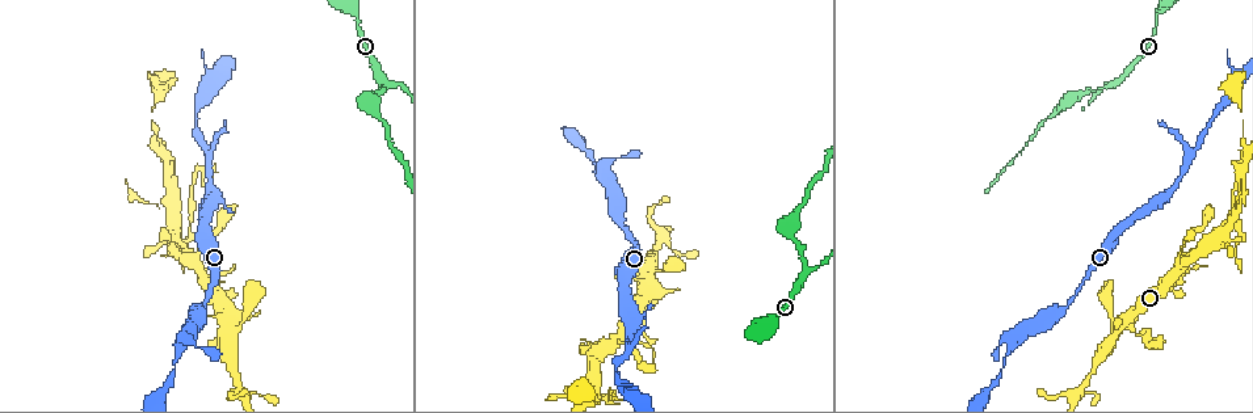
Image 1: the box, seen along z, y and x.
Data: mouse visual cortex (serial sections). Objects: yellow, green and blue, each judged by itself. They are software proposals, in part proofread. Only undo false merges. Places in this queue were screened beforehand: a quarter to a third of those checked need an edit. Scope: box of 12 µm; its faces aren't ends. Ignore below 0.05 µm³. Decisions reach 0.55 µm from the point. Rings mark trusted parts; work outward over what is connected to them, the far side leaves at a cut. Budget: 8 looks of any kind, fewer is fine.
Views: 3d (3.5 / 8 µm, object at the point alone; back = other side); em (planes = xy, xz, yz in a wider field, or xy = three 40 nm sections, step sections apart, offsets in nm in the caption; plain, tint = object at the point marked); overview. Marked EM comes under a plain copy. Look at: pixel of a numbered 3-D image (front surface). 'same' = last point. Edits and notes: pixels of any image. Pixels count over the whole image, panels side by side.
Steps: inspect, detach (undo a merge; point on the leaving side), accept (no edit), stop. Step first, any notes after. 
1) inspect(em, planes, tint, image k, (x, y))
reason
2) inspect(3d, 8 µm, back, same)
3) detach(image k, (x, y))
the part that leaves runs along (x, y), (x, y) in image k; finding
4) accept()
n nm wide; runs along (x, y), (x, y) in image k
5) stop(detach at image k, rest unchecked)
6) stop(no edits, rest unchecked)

inspect(3d, 3.5 µm, image 1, (229, 333))
thin arm on a thick one

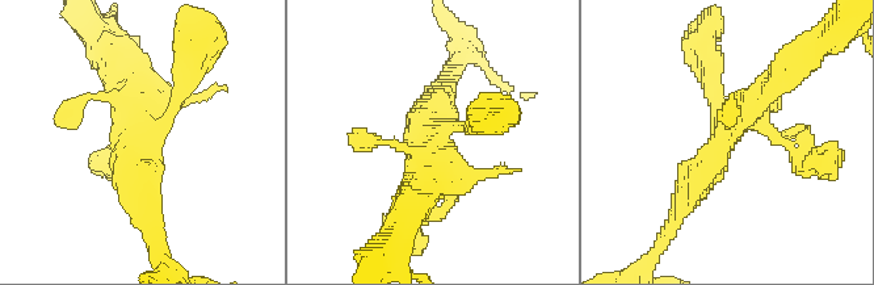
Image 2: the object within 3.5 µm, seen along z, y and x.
inspect(em, xy, step 3, tint, image 2, (725, 139))

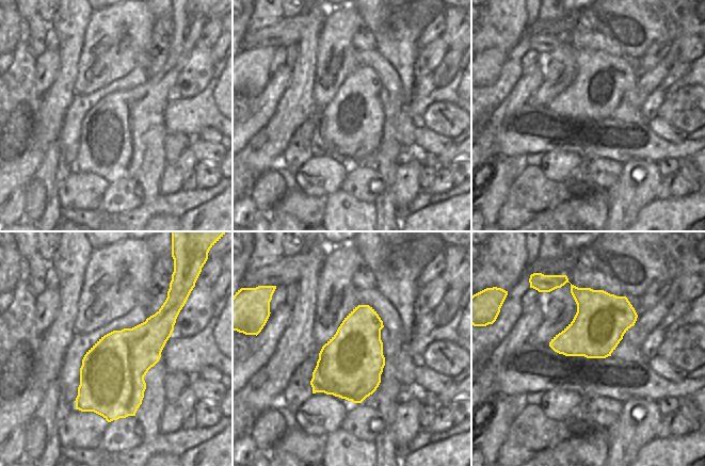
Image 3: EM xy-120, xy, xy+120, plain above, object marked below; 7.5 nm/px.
accept()
runs along (782, 76), (722, 141), (679, 209) in image 2; one cell here

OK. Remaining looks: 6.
inspect(3d, 3.5 µm, image 1, (1222, 235))
small branch off a trunk

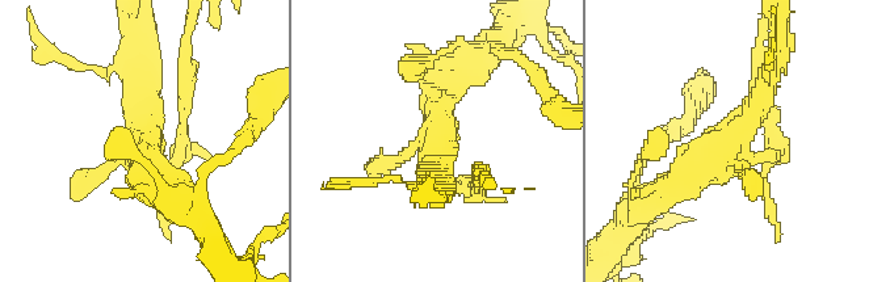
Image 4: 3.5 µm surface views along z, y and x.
inspect(em, xy, step 5, tint, image 4, (140, 143))

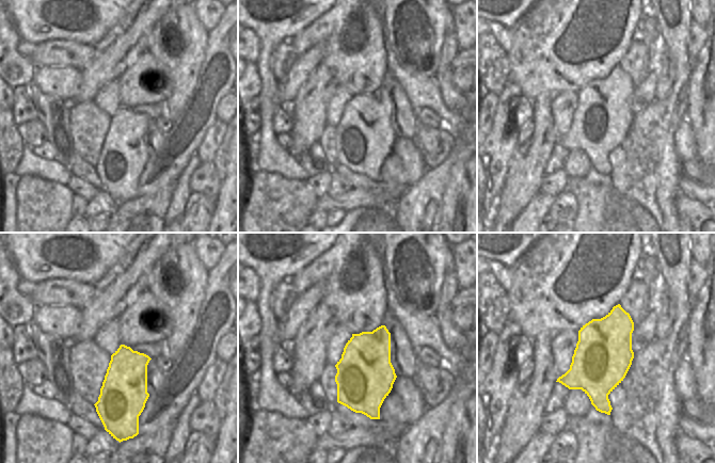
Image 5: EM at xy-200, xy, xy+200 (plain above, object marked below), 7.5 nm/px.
inspect(em, planes, tint, same)
another direction

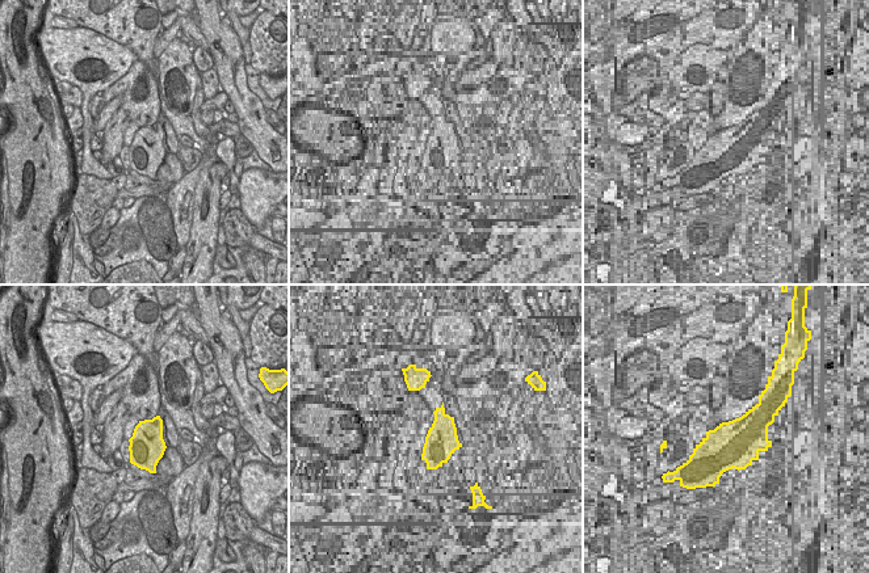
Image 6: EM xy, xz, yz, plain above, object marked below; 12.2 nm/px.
accept()
420 nm wide; runs along (662, 193), (729, 142), (772, 64) in image 4; continuous, no second cell

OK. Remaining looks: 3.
inspect(3d, 3.5 µm, image 1, (1111, 82))

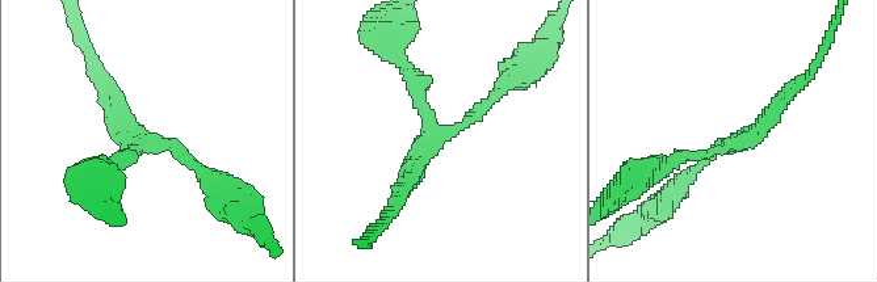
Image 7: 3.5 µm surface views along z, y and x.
inspect(em, planes, tint, image 7, (433, 140))
3 arms; arms of 150, 200, 200 nm

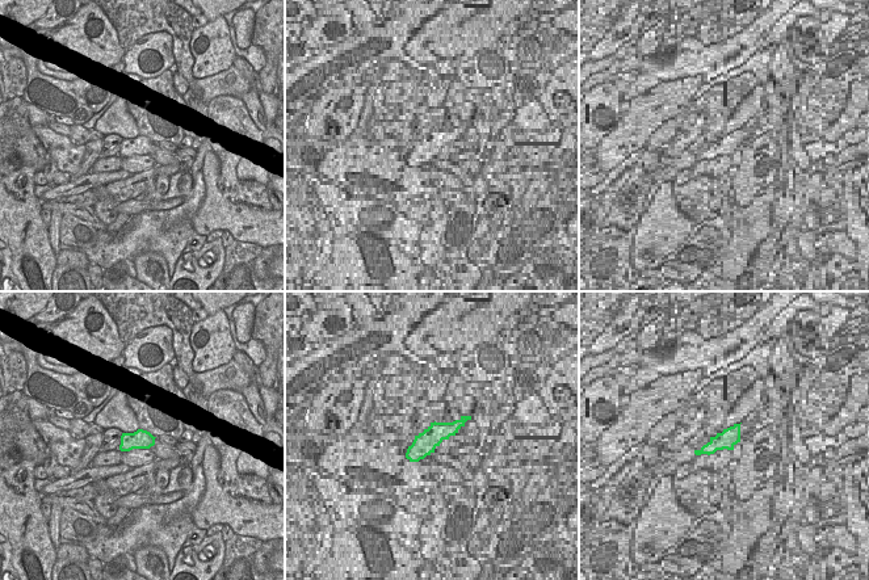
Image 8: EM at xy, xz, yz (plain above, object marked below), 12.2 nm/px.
inspect(em, xy, step 2, tint, same)

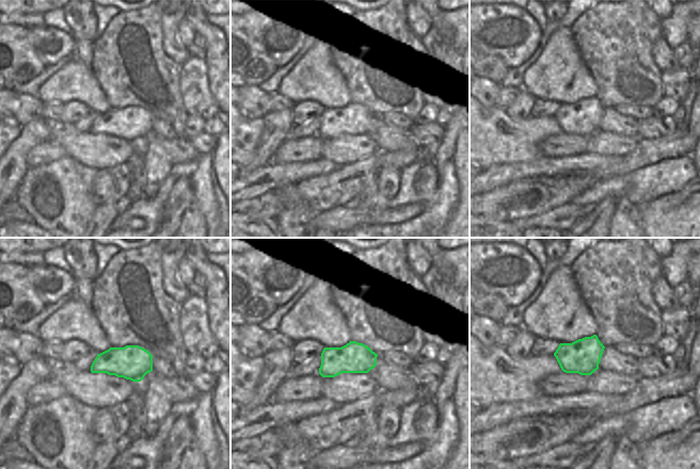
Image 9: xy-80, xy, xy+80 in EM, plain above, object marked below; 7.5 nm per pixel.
accept()
240 nm wide; runs along (796, 83), (748, 139), (668, 167) in image 7; one cell here

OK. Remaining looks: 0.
stop(no edits, rest unchecked)

